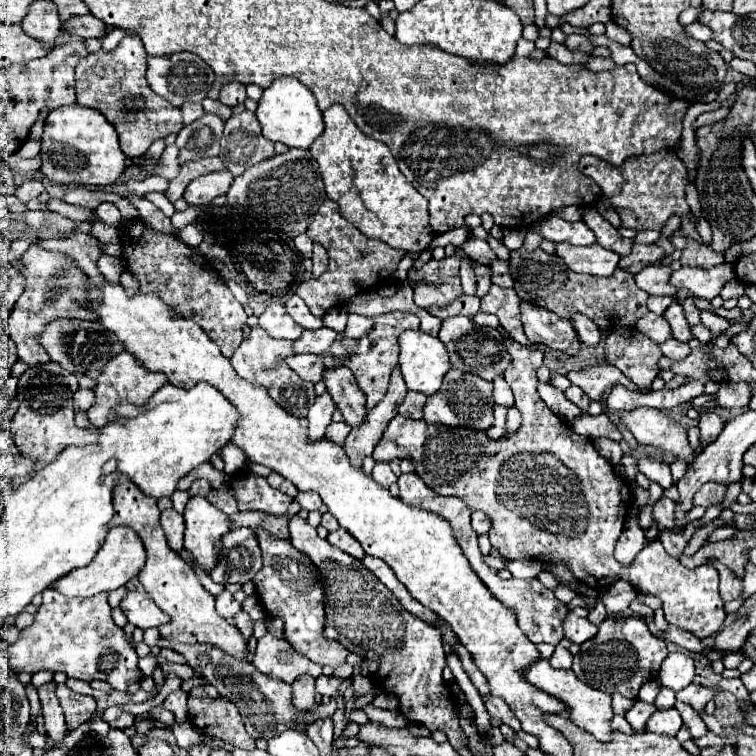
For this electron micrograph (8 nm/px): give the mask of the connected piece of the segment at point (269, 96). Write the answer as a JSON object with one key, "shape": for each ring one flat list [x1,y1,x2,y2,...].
{"shape":[[280,77,268,89,264,89,262,99,258,101,256,117,262,125,264,137,274,143,280,141,286,147,308,149,314,143,314,139,324,131,322,111,316,107,316,97,310,89,306,89,306,85,292,77]]}

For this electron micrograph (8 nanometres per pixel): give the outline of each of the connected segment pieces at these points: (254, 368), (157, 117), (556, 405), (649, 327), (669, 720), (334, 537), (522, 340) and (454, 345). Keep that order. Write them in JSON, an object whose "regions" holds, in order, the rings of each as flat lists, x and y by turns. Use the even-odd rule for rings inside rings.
{"regions":[[[254,327,250,331,250,339,244,339,242,345,238,347,238,351,232,355,232,367,236,369,236,373,254,383,254,385,264,385,270,393,270,397,282,407,286,409,288,413,296,415,296,417,306,417,308,415,308,409,310,405,314,403,316,399,316,393,314,393,314,383,308,383,304,379,298,377,296,371,292,371,290,367,286,365,276,365,278,359,284,359,284,357,290,357,294,355,292,351,292,341,286,341,286,339,274,339,270,337,262,327]],[[124,37,110,53,98,51,82,59,76,67,76,101,98,109,116,129,126,157,134,159,148,151,156,139,180,133,182,113,164,97,156,95,146,81,146,49,138,37]],[[540,383,538,393,540,393,542,401,544,401,558,417,562,417,564,421,572,421,574,417,580,415,580,409,578,409,574,403,570,403,560,389,556,389,556,387,552,387,552,385,546,385,546,383]],[[648,313,646,317,642,317,642,321,636,323,636,329,642,331,646,337,650,337,656,343,664,343,668,339,672,339,670,335,670,325,664,321,664,317]],[[674,707,664,709,664,711,656,711,646,723,646,731,660,733,660,735,676,735,680,727,682,727,682,719]],[[336,529,336,531,328,533,328,541,330,541,334,547,346,551,348,555,352,555,352,557,356,557,356,559,362,559,362,557,364,557,364,551,362,551,360,543,358,543,346,529]],[[492,284,488,295,482,301,480,311,494,313,500,319,502,327,520,345,532,345,532,341,528,341,528,337,524,335,522,321,520,321,520,297,516,295,513,288,504,289]],[[458,315,458,317,450,317,450,319,442,321,442,329,440,329,438,337,448,347,452,367,474,373,478,377,482,375,482,379,486,379,486,381,492,381,494,377,502,375,510,363,510,355,504,347,500,331,490,329,490,327,480,327,470,317]]]}

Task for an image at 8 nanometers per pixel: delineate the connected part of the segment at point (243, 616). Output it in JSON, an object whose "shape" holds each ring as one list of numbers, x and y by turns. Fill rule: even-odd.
{"shape":[[240,611,236,617,234,617,234,625,240,629,240,633,242,633,242,637,248,641,250,637,252,637,252,633,254,633,254,621,250,619,250,615,246,613,246,611]]}

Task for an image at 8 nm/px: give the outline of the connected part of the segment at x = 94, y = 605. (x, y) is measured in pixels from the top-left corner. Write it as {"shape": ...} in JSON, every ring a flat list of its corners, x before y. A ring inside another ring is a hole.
{"shape":[[54,589,42,593,44,603,36,613,32,627,20,631,20,639,8,647,8,659,12,671,38,673,42,669,62,671,72,679,82,681,106,681,118,691,126,691,130,683,142,679,138,669,136,651,128,645,126,635,114,625,108,605,108,593,94,597,66,597]]}

